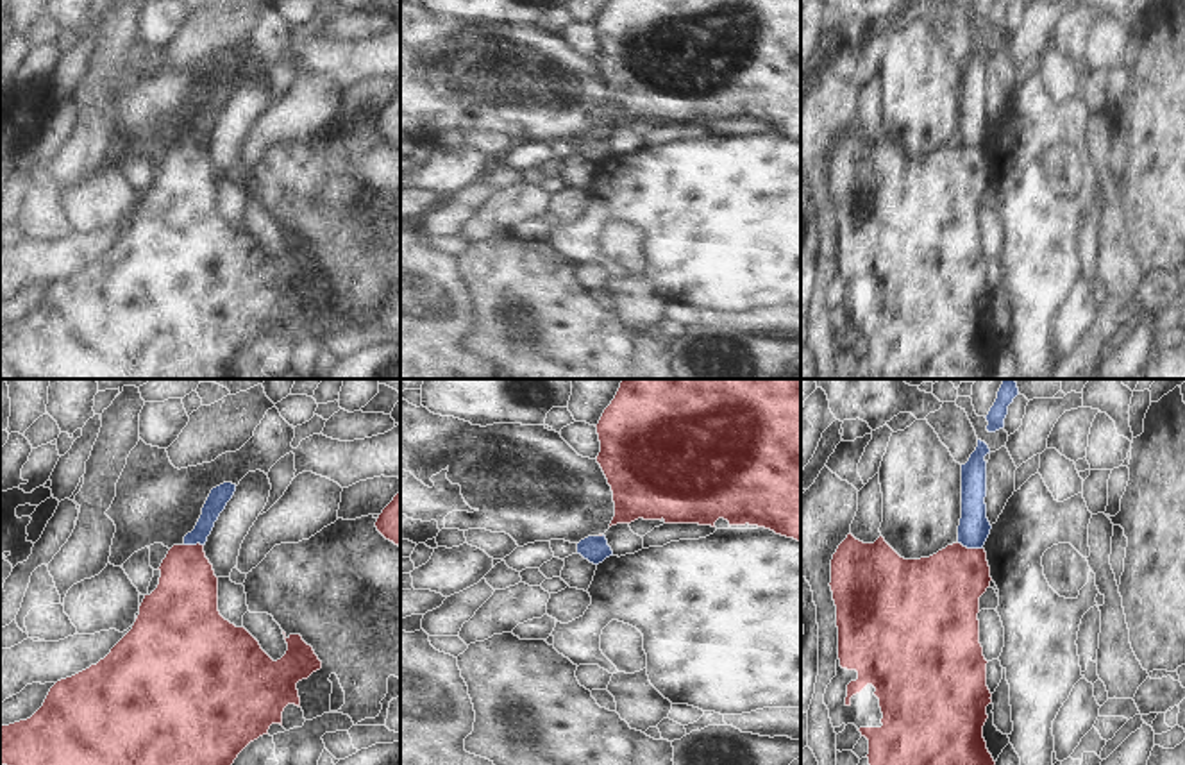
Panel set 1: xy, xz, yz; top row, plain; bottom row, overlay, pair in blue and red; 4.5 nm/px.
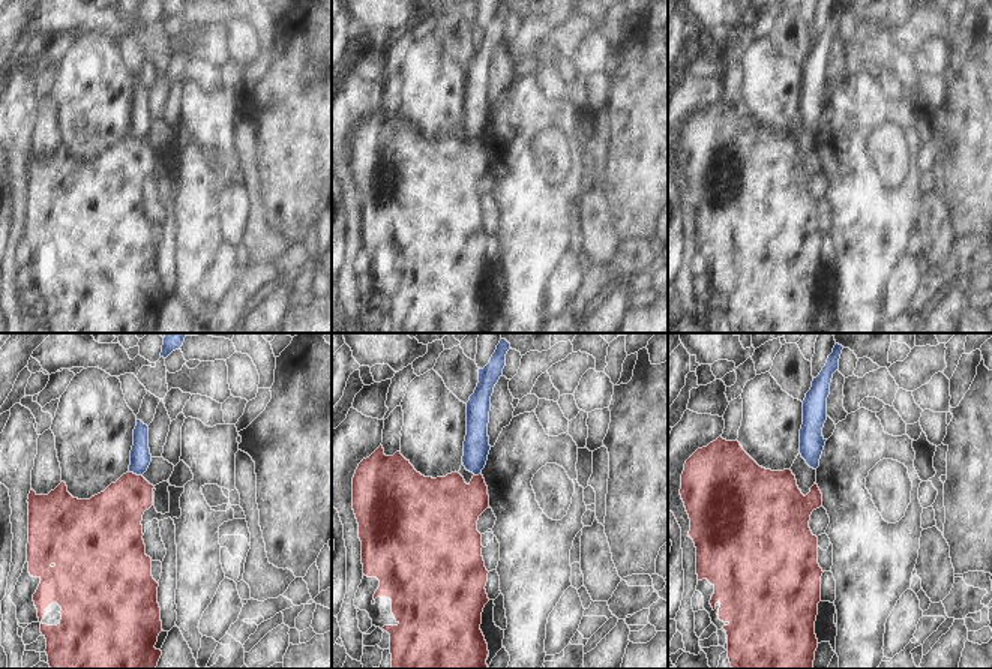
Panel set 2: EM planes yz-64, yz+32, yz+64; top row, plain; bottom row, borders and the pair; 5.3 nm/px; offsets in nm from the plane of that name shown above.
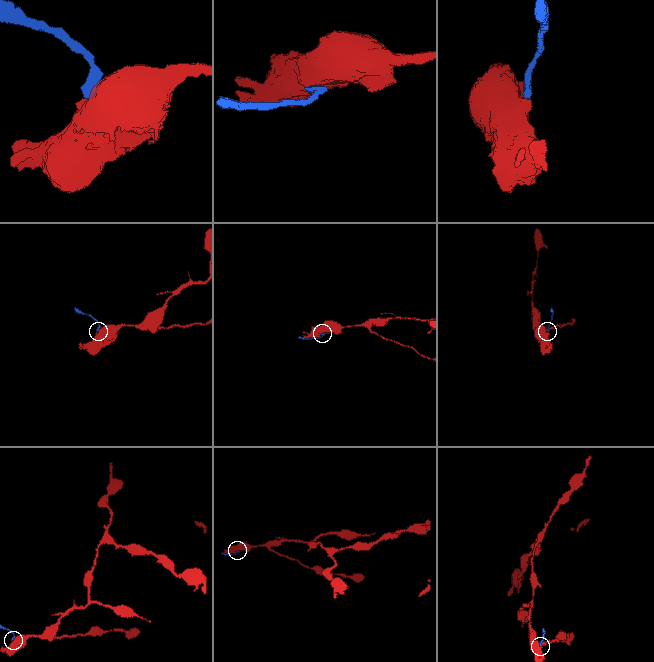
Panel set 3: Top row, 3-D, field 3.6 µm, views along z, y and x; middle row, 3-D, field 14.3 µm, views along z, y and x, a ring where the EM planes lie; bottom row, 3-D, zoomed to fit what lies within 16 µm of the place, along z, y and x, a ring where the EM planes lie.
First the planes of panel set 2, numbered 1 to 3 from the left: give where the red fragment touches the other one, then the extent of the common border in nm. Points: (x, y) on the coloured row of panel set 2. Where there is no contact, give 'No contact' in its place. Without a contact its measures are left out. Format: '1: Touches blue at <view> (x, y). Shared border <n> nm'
1: Touches blue at yz-64 (135, 473). Shared border 80 nm
2: Touches blue at yz+32 (476, 474). Shared border 40 nm
3: No contact

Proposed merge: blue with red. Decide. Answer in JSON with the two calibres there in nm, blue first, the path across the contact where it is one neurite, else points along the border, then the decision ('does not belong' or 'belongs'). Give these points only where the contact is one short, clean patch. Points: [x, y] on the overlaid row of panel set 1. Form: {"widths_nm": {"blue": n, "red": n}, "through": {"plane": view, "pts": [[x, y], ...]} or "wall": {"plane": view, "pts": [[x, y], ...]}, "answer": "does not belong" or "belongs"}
{"widths_nm": {"blue": 140, "red": 360}, "wall": {"plane": "yz", "pts": [[957, 542], [982, 549]]}, "answer": "does not belong"}

